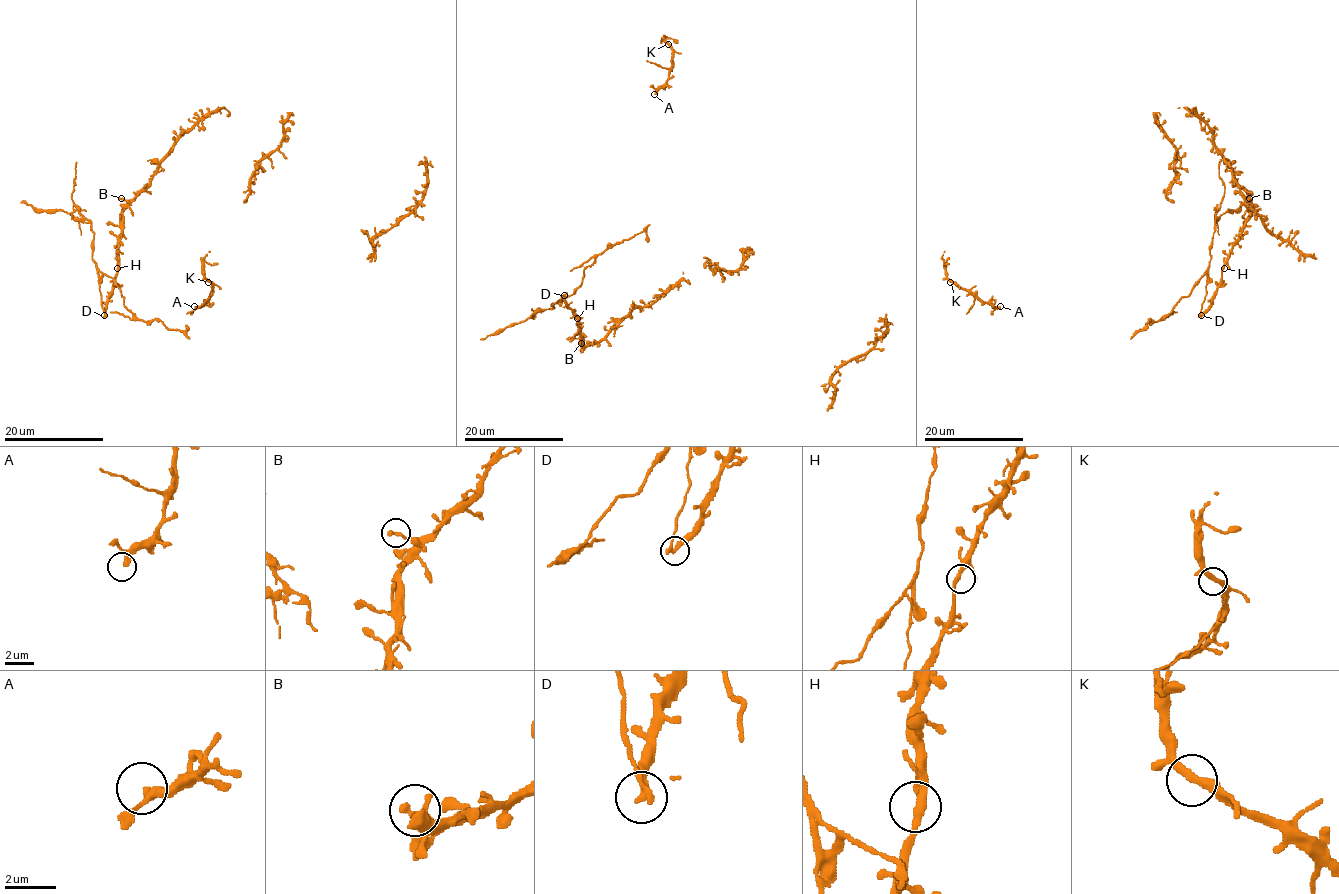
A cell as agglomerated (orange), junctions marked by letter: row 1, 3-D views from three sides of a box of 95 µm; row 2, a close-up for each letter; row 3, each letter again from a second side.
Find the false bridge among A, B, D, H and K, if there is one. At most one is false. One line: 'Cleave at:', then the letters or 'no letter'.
Cleave at: D

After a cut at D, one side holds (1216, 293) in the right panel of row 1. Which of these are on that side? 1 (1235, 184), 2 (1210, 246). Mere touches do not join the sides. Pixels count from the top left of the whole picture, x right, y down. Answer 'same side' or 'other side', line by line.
1: same side
2: other side

